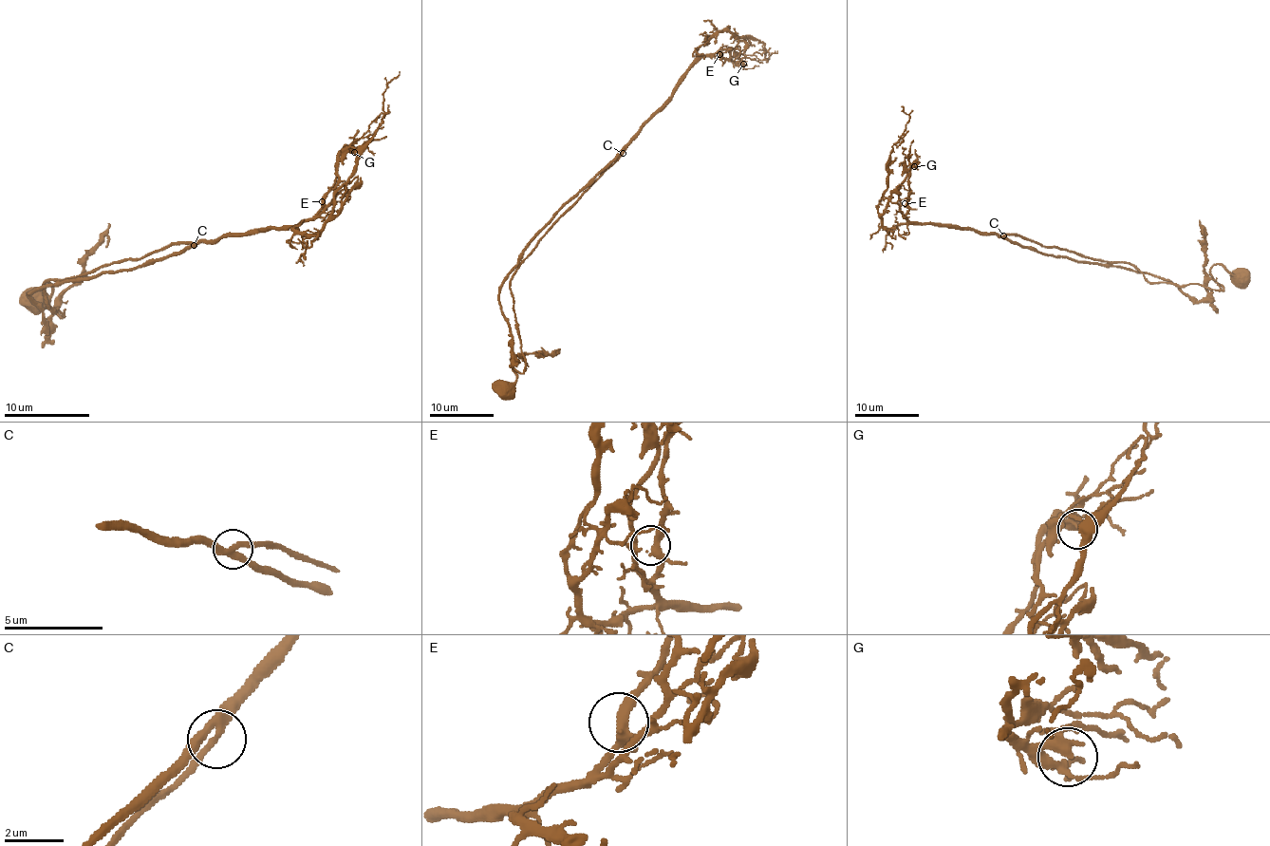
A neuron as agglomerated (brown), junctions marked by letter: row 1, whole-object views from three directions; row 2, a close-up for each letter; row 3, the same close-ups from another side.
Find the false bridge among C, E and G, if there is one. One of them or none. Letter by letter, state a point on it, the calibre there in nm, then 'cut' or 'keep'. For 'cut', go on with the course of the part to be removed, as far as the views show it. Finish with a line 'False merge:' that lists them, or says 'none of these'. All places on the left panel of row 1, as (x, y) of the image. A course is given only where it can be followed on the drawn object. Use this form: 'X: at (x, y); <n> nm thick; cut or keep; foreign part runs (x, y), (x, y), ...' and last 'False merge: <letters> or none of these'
C: at (194, 245); 280 nm thick; keep
E: at (322, 201); 280 nm thick; keep
G: at (354, 152); 280 nm thick; keep
False merge: none of these

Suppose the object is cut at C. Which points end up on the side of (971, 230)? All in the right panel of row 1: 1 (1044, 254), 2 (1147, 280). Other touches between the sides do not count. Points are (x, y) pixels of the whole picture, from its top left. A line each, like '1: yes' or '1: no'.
1: yes
2: no

